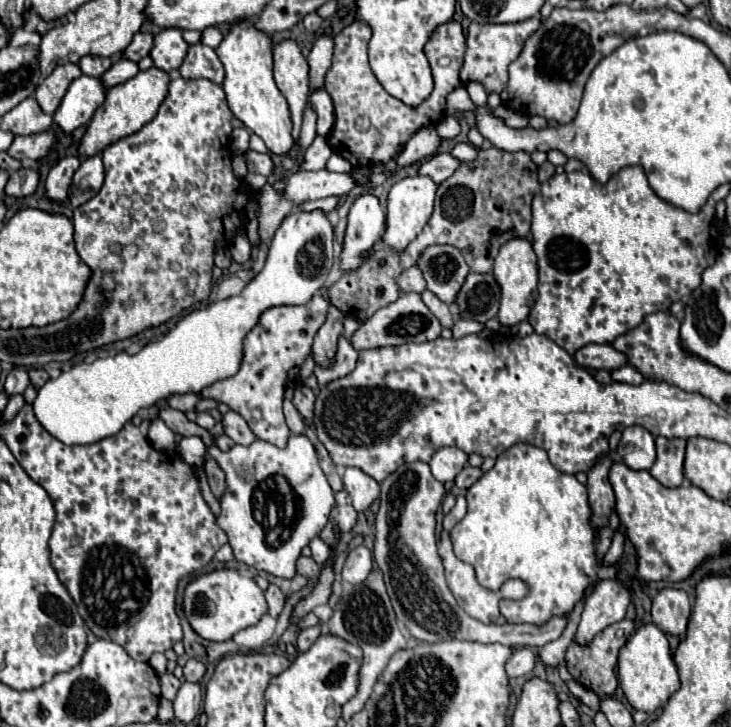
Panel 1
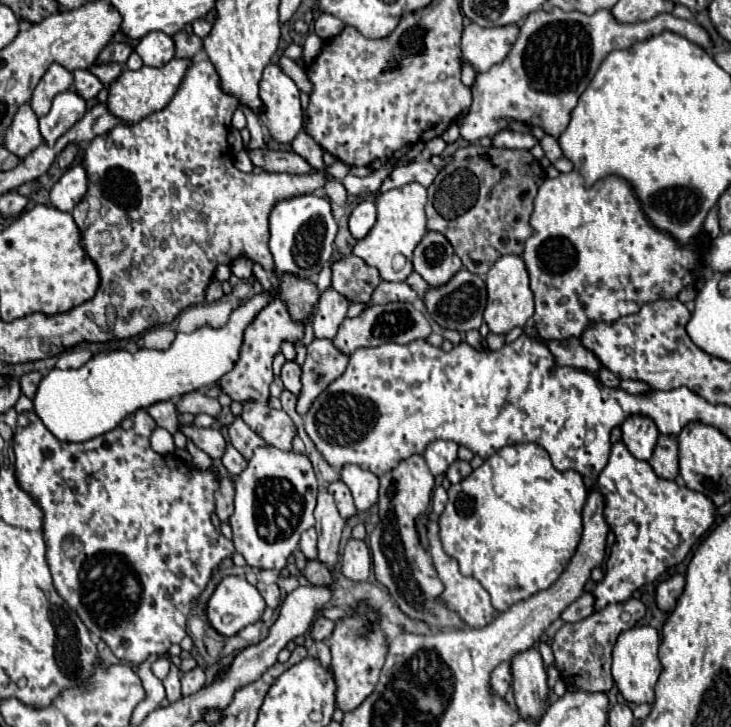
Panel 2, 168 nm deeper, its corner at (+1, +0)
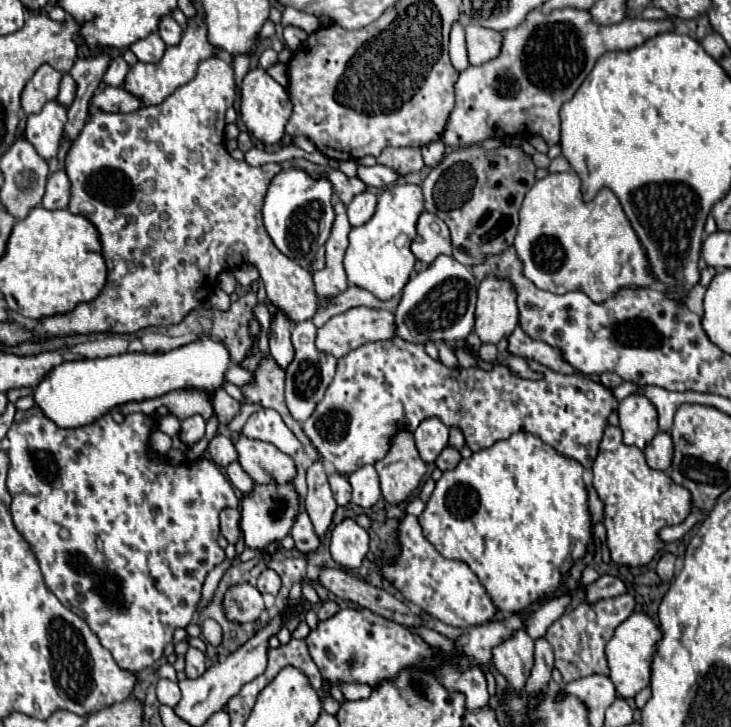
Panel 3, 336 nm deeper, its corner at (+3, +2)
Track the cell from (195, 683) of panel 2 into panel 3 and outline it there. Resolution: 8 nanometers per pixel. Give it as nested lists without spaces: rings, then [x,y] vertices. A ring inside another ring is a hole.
[[[189,647],[187,653],[185,653],[185,673],[189,679],[195,679],[195,677],[201,677],[207,669],[207,663],[205,663],[205,655],[195,649],[195,647]]]

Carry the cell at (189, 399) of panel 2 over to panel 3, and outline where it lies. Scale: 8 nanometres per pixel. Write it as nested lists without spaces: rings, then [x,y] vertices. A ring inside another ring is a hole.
[[[217,389],[217,391],[213,393],[211,405],[213,405],[213,409],[217,411],[217,415],[219,415],[219,419],[221,419],[223,423],[229,423],[229,421],[239,413],[239,409],[241,409],[241,403],[235,401],[233,397],[229,397],[223,389]]]

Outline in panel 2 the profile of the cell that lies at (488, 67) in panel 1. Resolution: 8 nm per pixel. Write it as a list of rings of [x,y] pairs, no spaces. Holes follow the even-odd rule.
[[[475,23],[467,25],[463,31],[463,59],[469,63],[477,73],[489,71],[495,63],[501,63],[513,43],[517,41],[519,25],[505,25],[505,27],[479,27]]]

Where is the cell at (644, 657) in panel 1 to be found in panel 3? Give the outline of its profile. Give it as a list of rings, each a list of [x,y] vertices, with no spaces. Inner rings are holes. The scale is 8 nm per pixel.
[[[633,613],[629,619],[625,619],[605,645],[605,655],[609,661],[609,679],[613,681],[617,693],[623,699],[635,697],[643,687],[649,685],[651,679],[651,661],[653,653],[657,649],[657,641],[663,637],[661,629],[655,625],[655,621],[647,613]]]

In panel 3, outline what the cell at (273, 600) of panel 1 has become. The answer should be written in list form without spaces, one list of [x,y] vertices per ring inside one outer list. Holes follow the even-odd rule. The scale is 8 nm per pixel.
[[[265,569],[265,571],[259,575],[259,579],[257,579],[257,589],[259,589],[261,593],[277,595],[279,587],[281,587],[281,579],[279,579],[279,575],[277,575],[273,569]]]

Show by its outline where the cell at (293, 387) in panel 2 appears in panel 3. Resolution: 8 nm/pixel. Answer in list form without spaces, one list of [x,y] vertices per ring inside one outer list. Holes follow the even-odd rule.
[[[277,311],[271,319],[271,337],[269,337],[269,351],[273,359],[285,369],[293,359],[293,345],[291,345],[291,319]]]

